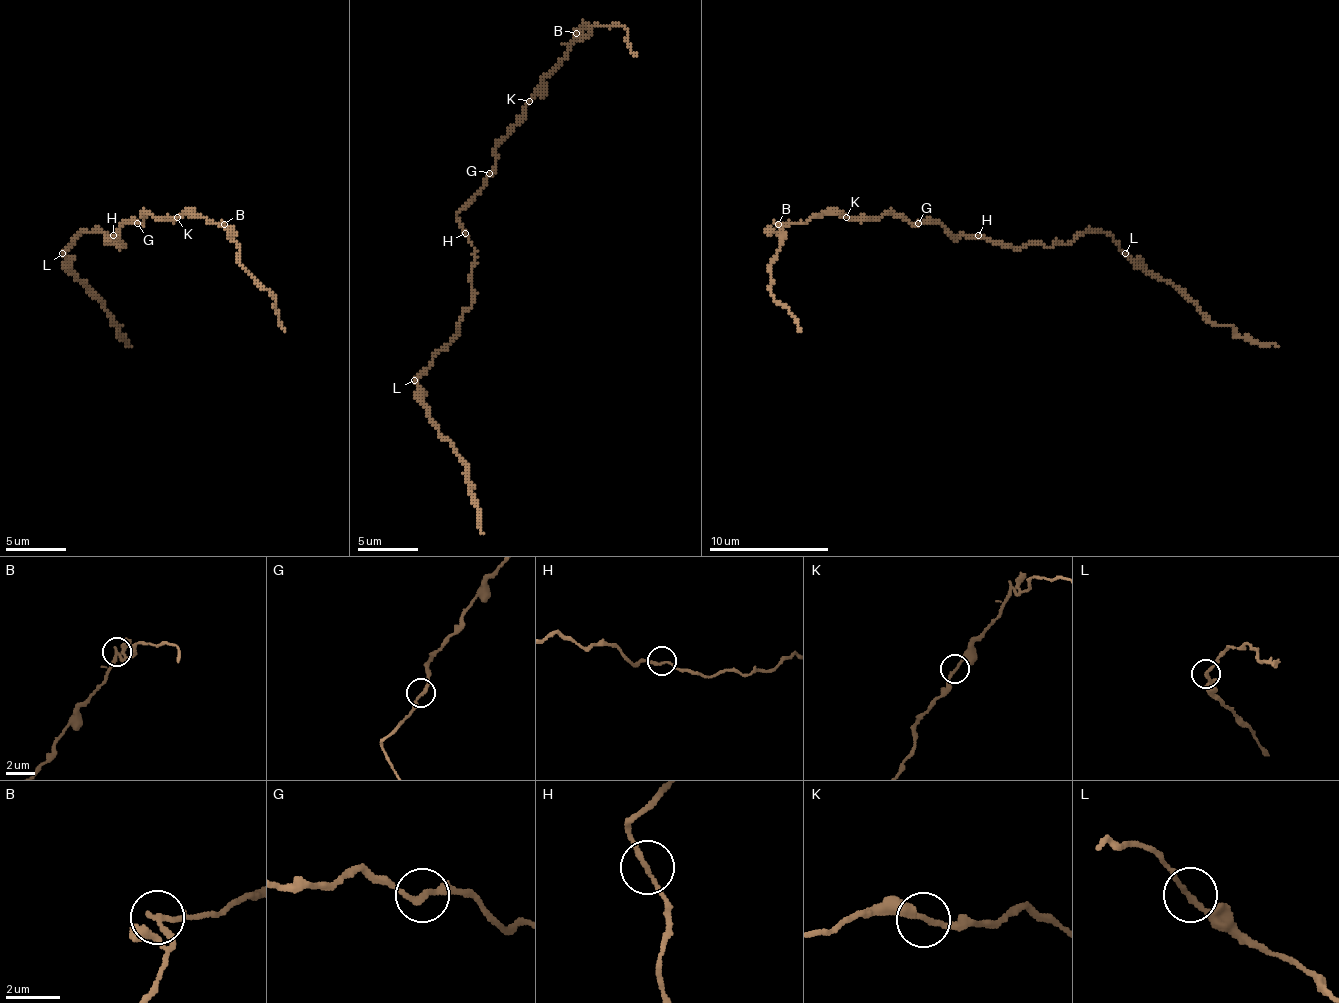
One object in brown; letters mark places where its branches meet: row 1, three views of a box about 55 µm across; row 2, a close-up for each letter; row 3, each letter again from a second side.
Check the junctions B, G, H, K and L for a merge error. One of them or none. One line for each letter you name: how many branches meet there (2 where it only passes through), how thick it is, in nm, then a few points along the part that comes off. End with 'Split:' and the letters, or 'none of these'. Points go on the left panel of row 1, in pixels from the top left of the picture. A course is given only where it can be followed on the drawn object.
B: 3 | 160 nm | (225, 223), (237, 244), (240, 262), (270, 295), (285, 331)
Split: B

